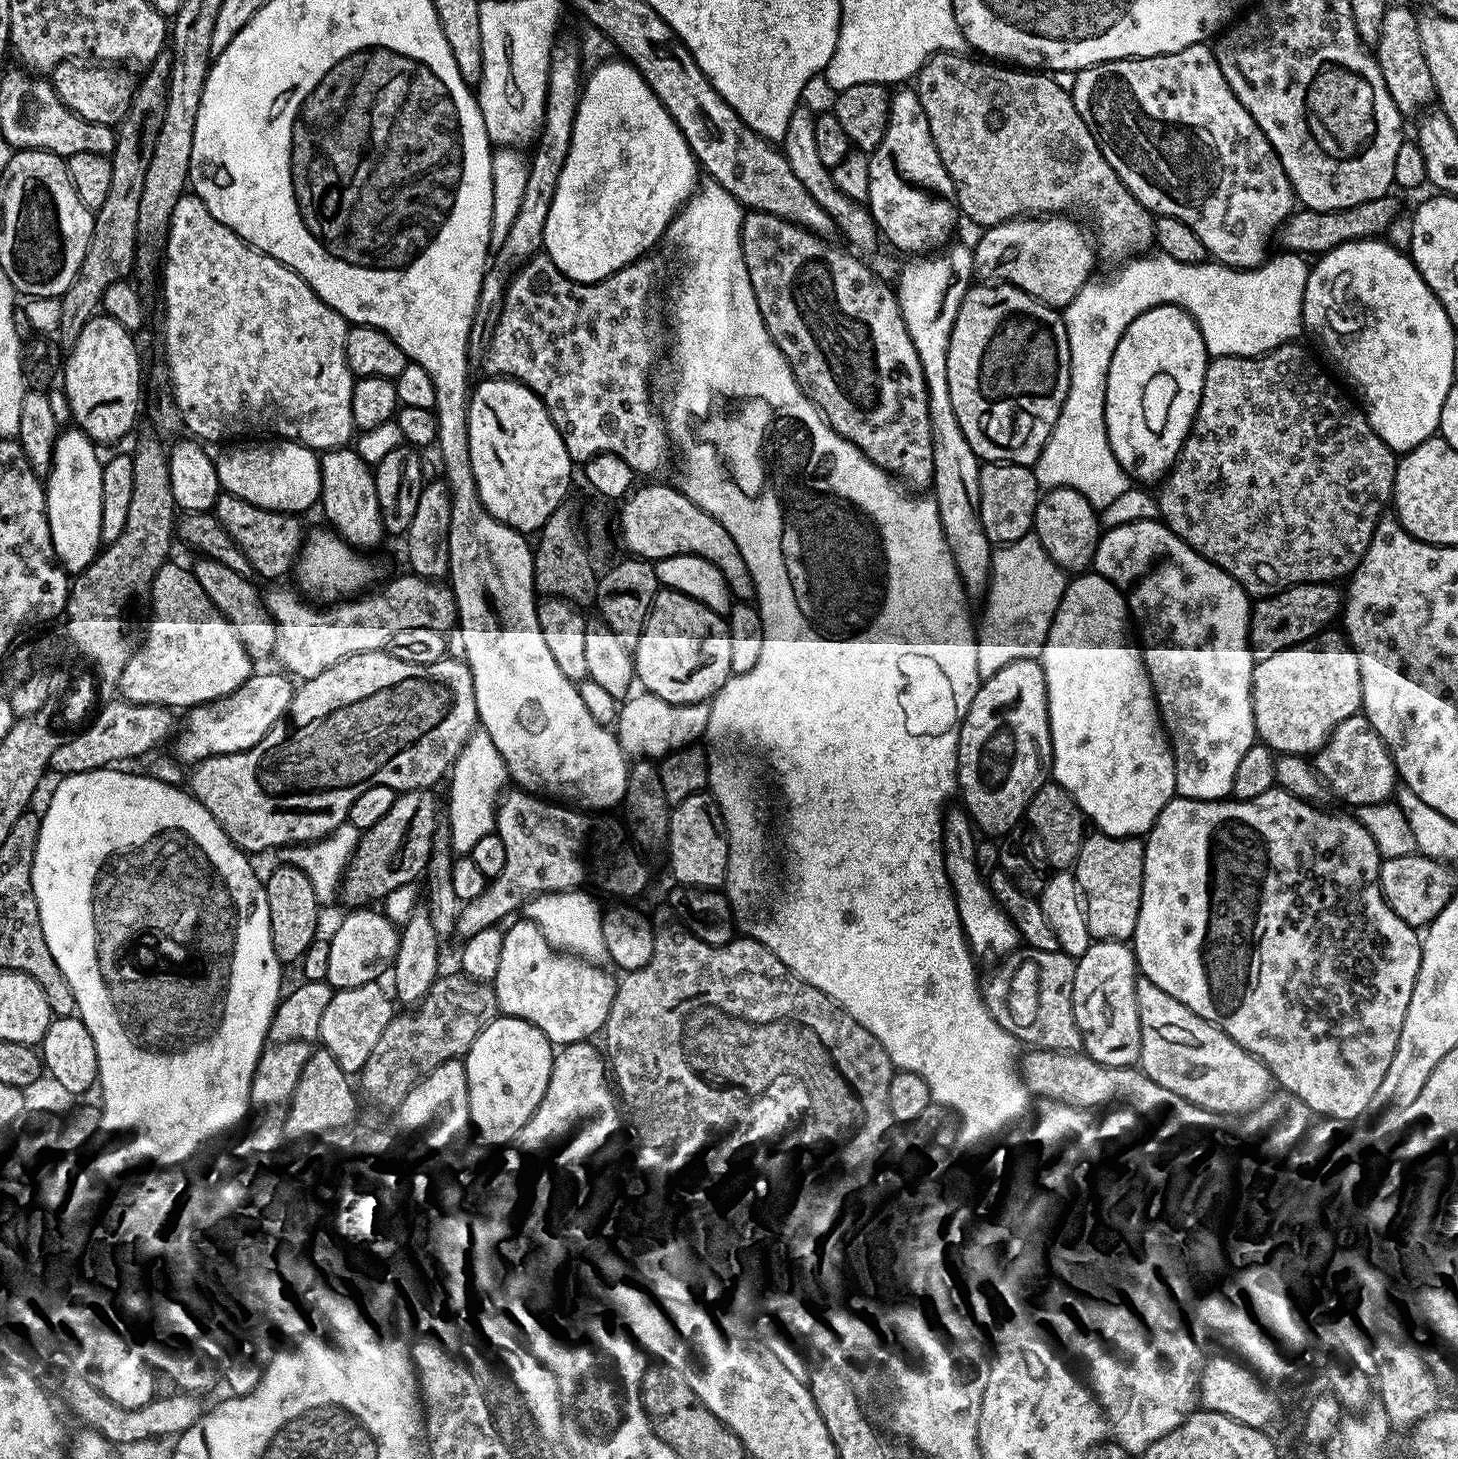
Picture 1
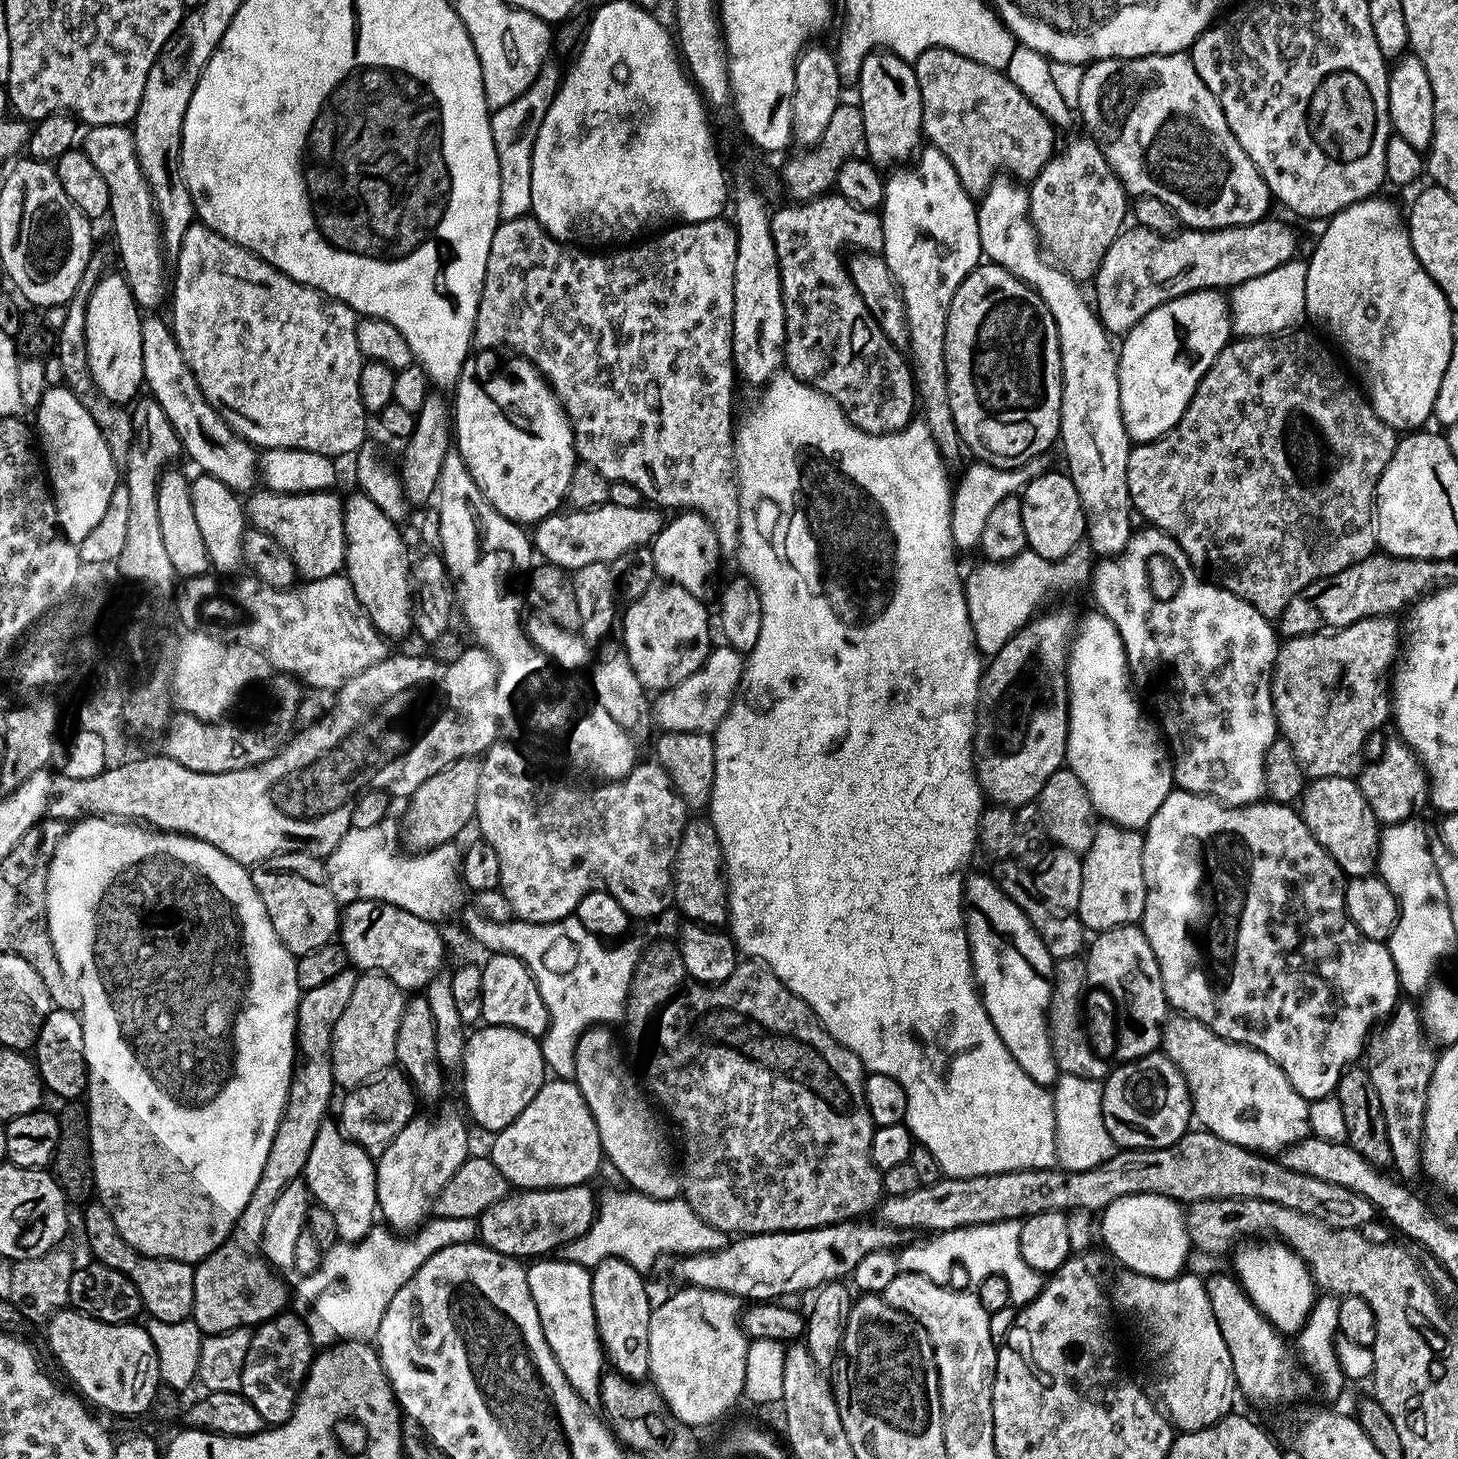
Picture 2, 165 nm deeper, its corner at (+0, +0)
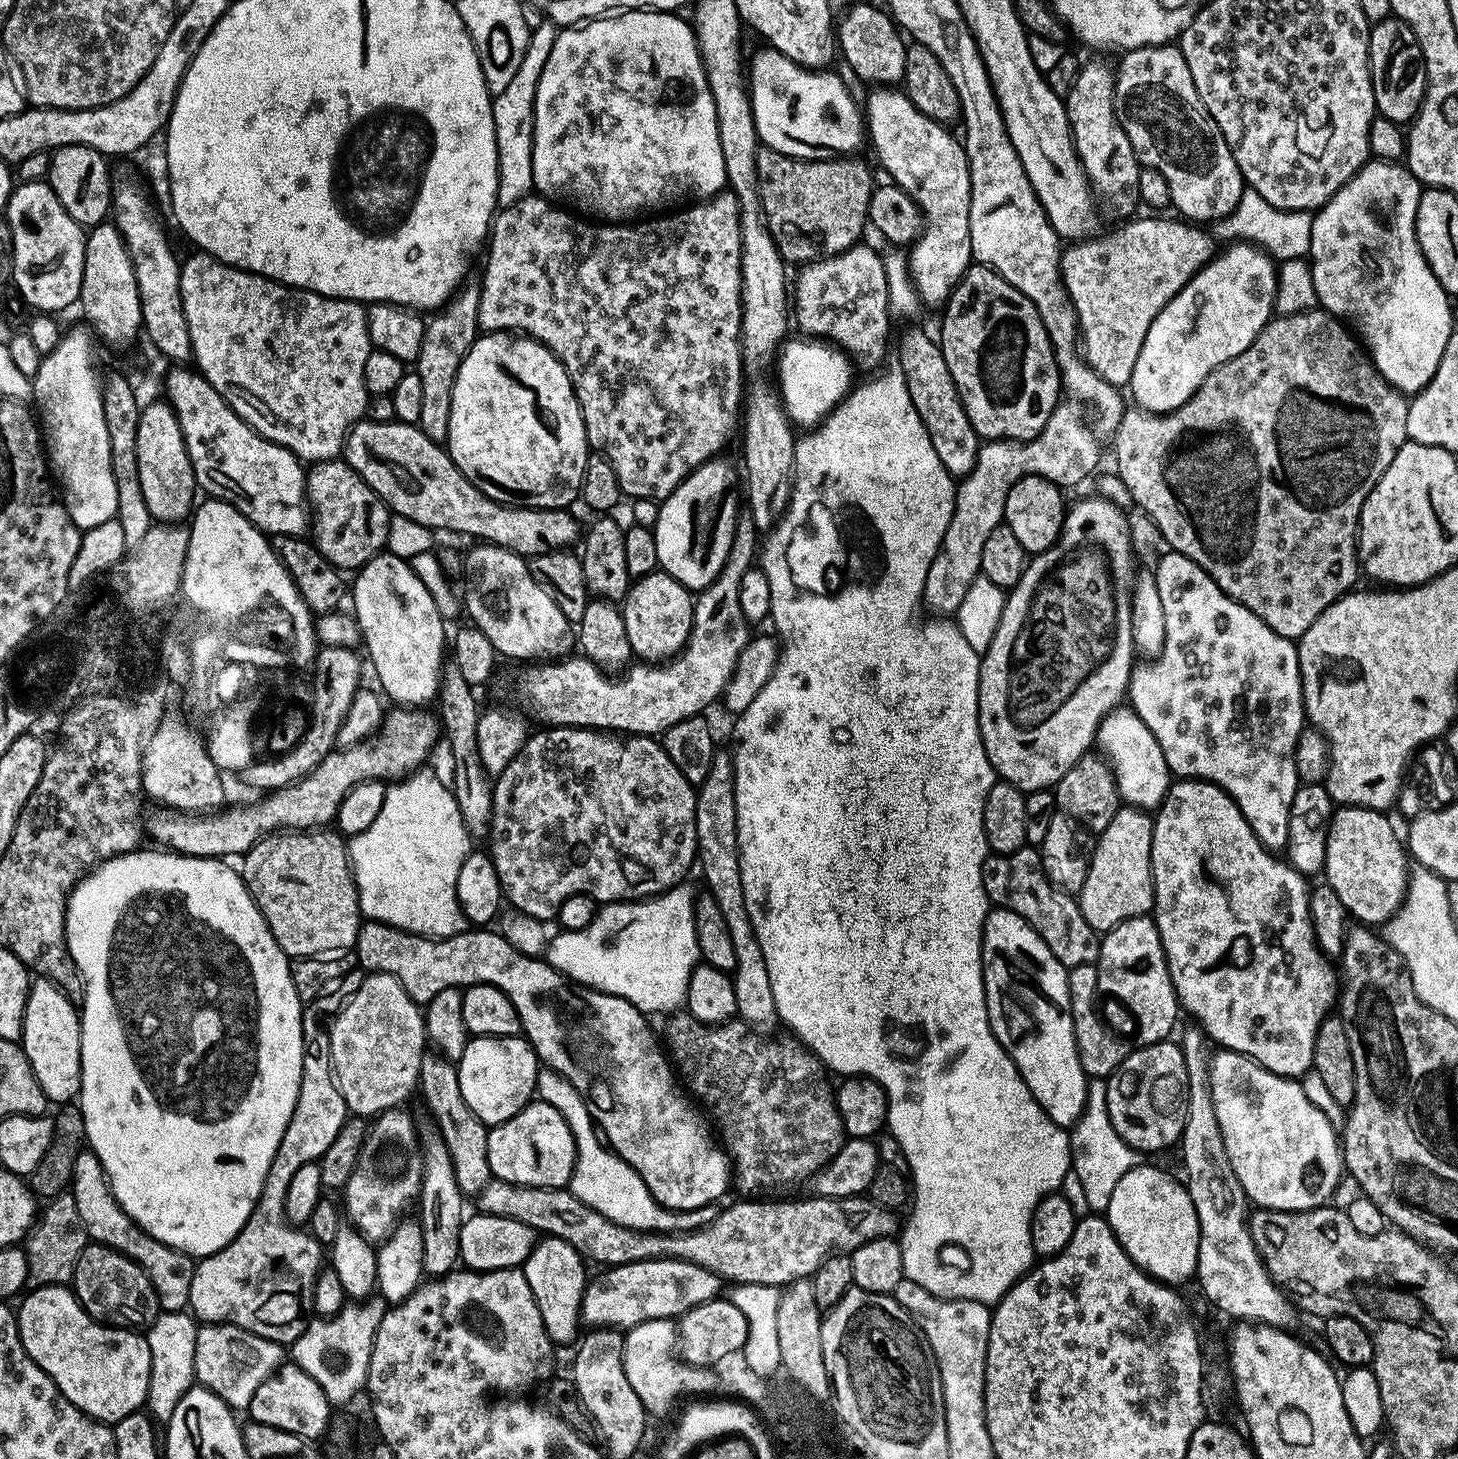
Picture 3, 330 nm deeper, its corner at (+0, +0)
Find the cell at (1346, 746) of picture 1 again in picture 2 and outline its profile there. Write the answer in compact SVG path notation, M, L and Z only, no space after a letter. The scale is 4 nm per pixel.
M1399 738L1388 740L1380 757L1373 764L1365 763L1358 773L1358 783L1362 794L1366 794L1366 802L1370 802L1370 810L1374 810L1376 819L1381 825L1397 824L1409 819L1415 808L1427 805L1430 800L1428 774L1419 756Z

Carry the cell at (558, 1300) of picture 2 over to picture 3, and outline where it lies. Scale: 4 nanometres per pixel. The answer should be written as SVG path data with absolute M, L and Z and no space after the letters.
M553 1236L541 1239L528 1259L522 1265L526 1282L530 1282L530 1290L534 1294L534 1302L538 1306L538 1314L542 1314L542 1322L546 1326L546 1334L553 1345L568 1344L577 1339L576 1327L581 1327L580 1307L584 1301L586 1275L585 1261L579 1252L566 1242Z

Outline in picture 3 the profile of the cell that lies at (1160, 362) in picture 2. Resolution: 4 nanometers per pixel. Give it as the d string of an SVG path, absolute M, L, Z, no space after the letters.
M1236 242L1231 247L1229 252L1221 251L1213 256L1196 272L1188 285L1158 314L1158 318L1154 318L1150 330L1146 330L1142 350L1138 350L1138 360L1134 362L1130 385L1136 399L1133 401L1145 412L1167 414L1182 407L1215 368L1242 354L1242 350L1246 350L1246 346L1250 346L1250 342L1254 342L1254 338L1258 338L1260 331L1273 319L1278 268L1272 256L1253 243Z

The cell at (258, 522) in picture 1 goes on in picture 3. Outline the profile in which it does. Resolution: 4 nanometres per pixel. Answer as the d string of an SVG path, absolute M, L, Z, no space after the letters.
M343 459L318 460L307 469L304 478L304 494L308 501L309 513L314 517L310 524L310 536L320 551L333 566L341 570L359 570L366 562L385 551L388 542L388 521L390 509L380 495L359 476Z

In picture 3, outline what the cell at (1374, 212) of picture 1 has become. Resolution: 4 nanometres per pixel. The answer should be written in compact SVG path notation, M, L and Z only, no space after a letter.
M1164 214L1144 215L1148 216L1141 220L1129 219L1113 232L1105 231L1095 238L1069 243L1060 254L1060 281L1074 302L1074 310L1080 323L1078 344L1084 361L1102 379L1117 386L1131 385L1138 350L1142 350L1146 330L1150 330L1154 318L1158 318L1165 306L1188 285L1190 278L1194 278L1194 274L1218 252L1217 241L1211 231L1203 232L1200 229L1203 227L1184 218L1167 220Z

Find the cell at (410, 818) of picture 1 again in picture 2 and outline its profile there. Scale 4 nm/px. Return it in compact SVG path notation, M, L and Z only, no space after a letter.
M469 758L456 760L438 774L426 778L418 790L414 790L407 801L404 824L400 828L400 839L409 853L428 852L443 844L453 843L456 835L469 823L473 823L478 802L478 778L480 760Z

